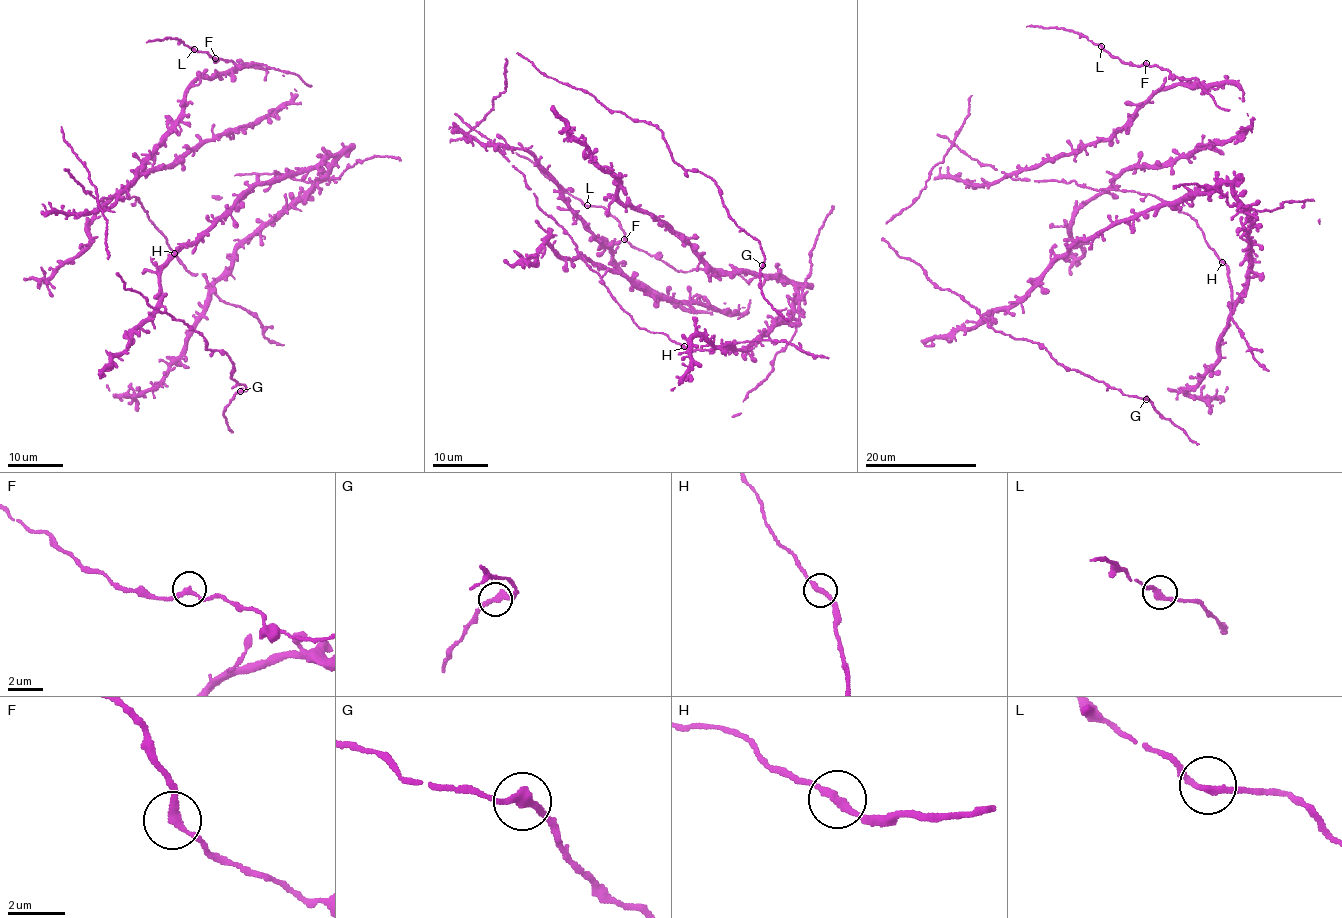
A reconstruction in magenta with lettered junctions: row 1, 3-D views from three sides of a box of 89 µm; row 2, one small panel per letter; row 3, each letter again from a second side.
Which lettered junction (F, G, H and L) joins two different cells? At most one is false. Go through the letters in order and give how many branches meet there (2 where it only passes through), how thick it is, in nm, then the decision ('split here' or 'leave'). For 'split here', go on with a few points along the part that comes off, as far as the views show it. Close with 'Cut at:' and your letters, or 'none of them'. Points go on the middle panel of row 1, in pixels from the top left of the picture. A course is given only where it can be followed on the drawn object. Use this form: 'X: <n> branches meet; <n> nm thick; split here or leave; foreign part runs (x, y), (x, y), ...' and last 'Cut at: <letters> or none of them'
F: 2 branches meet; 260 nm thick; leave
G: 2 branches meet; 280 nm thick; leave
H: 2 branches meet; 260 nm thick; leave
L: 2 branches meet; 240 nm thick; leave
Cut at: none of them

